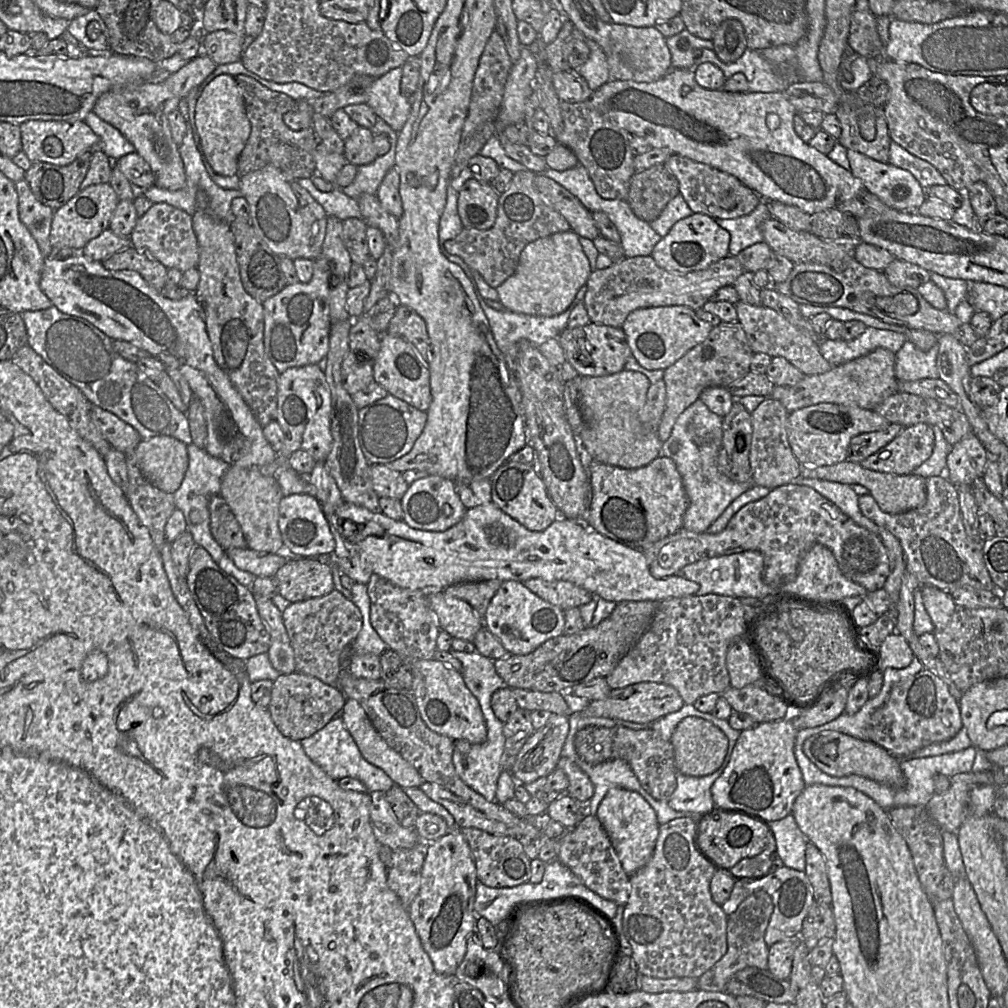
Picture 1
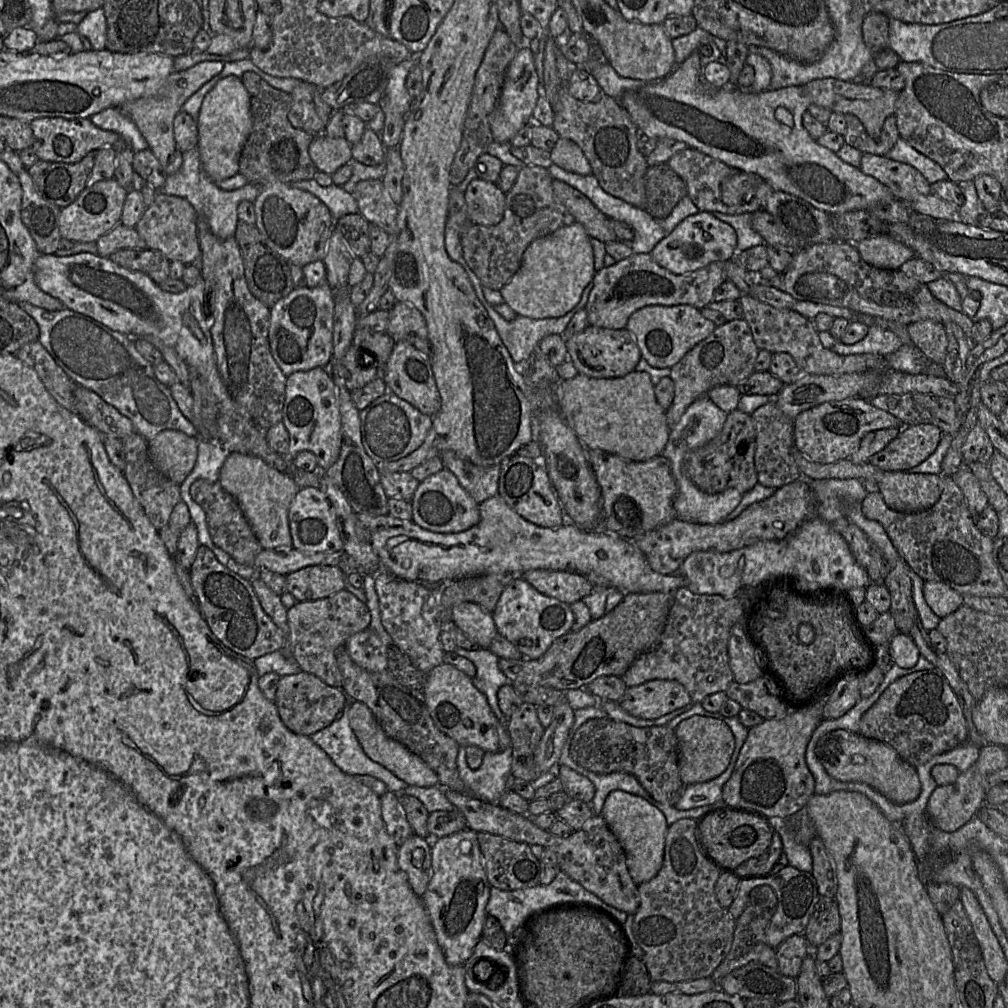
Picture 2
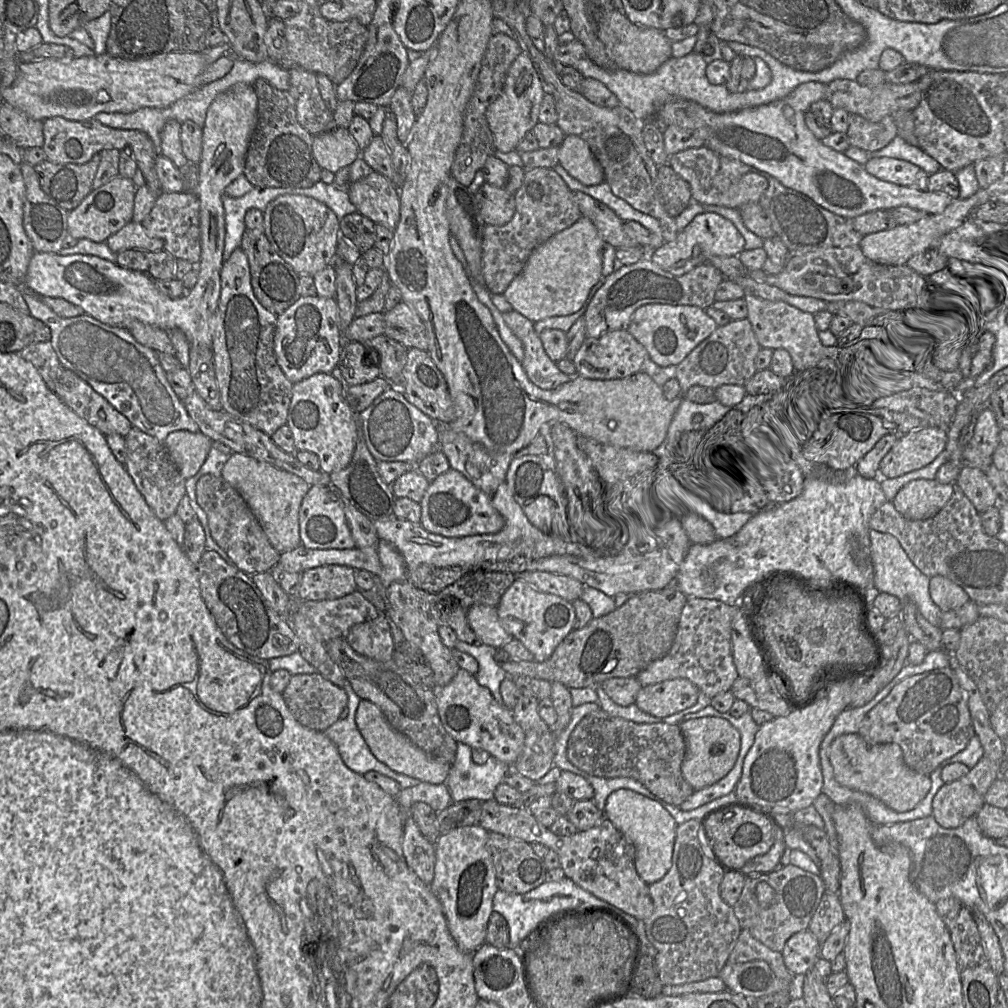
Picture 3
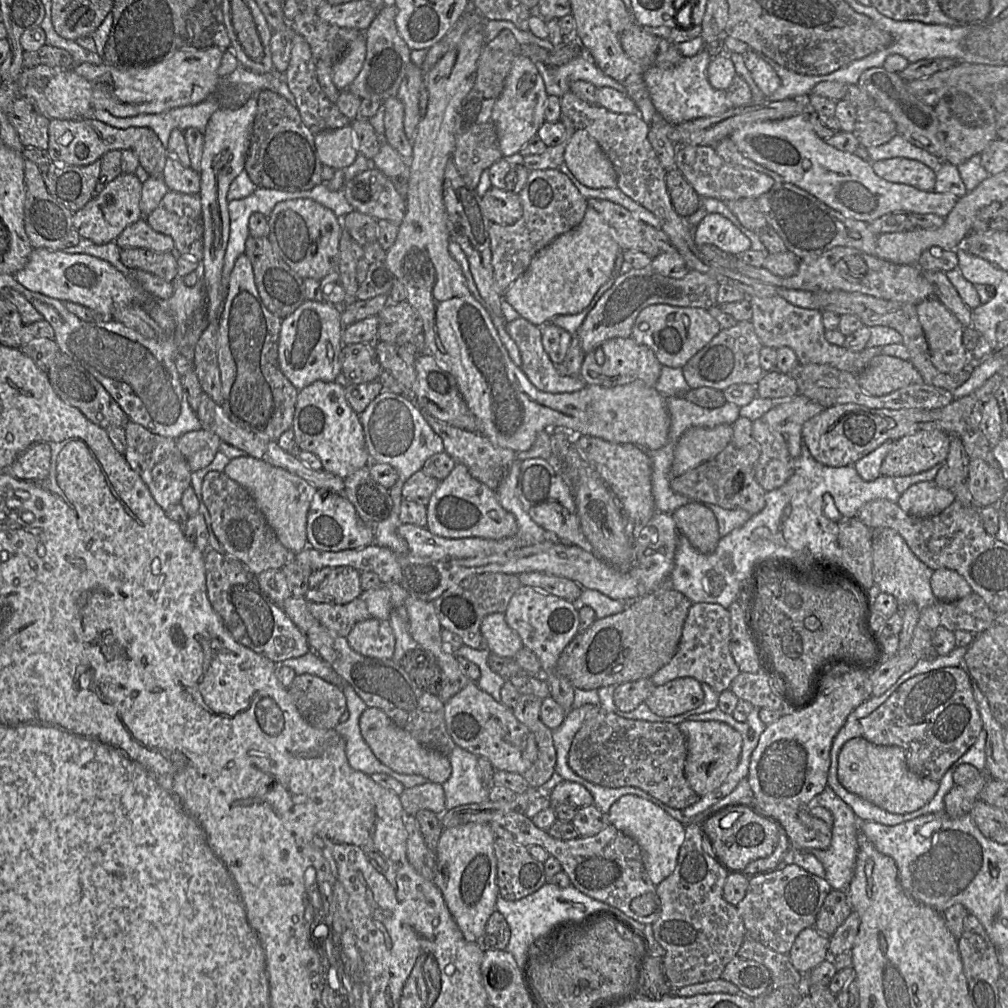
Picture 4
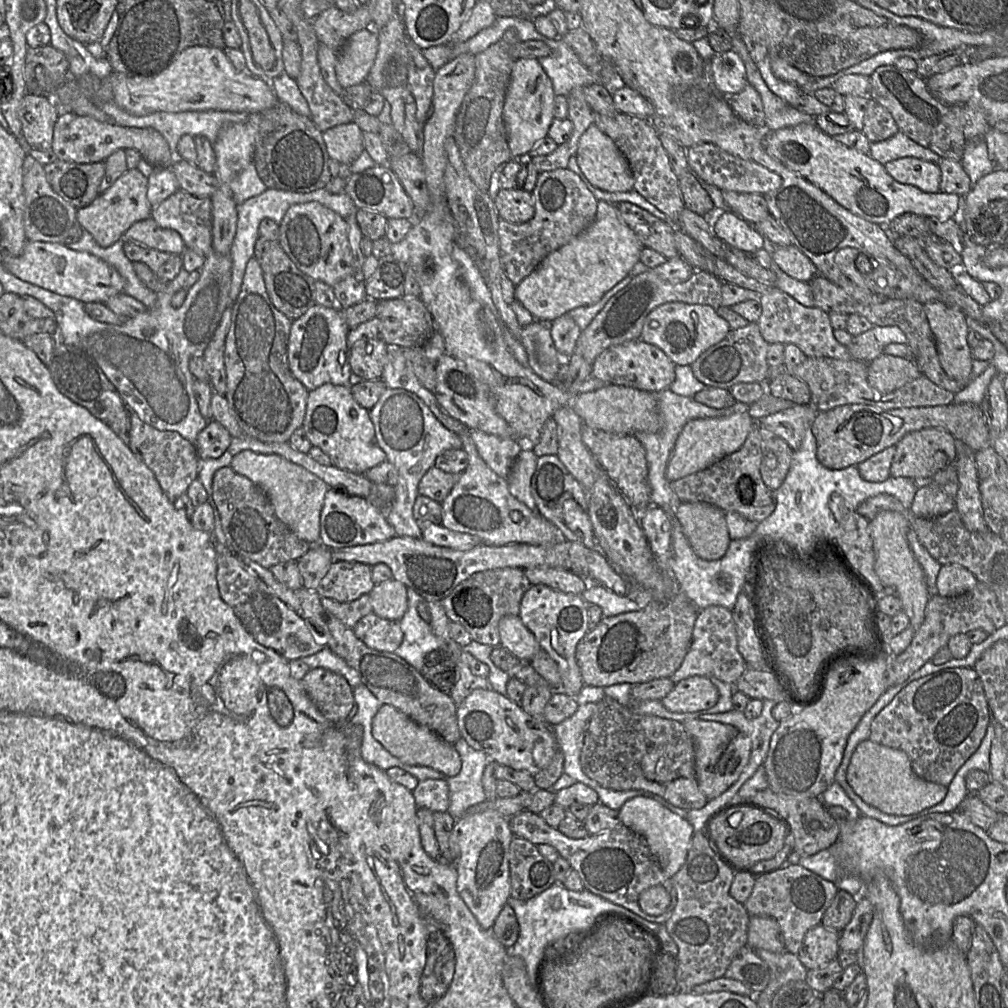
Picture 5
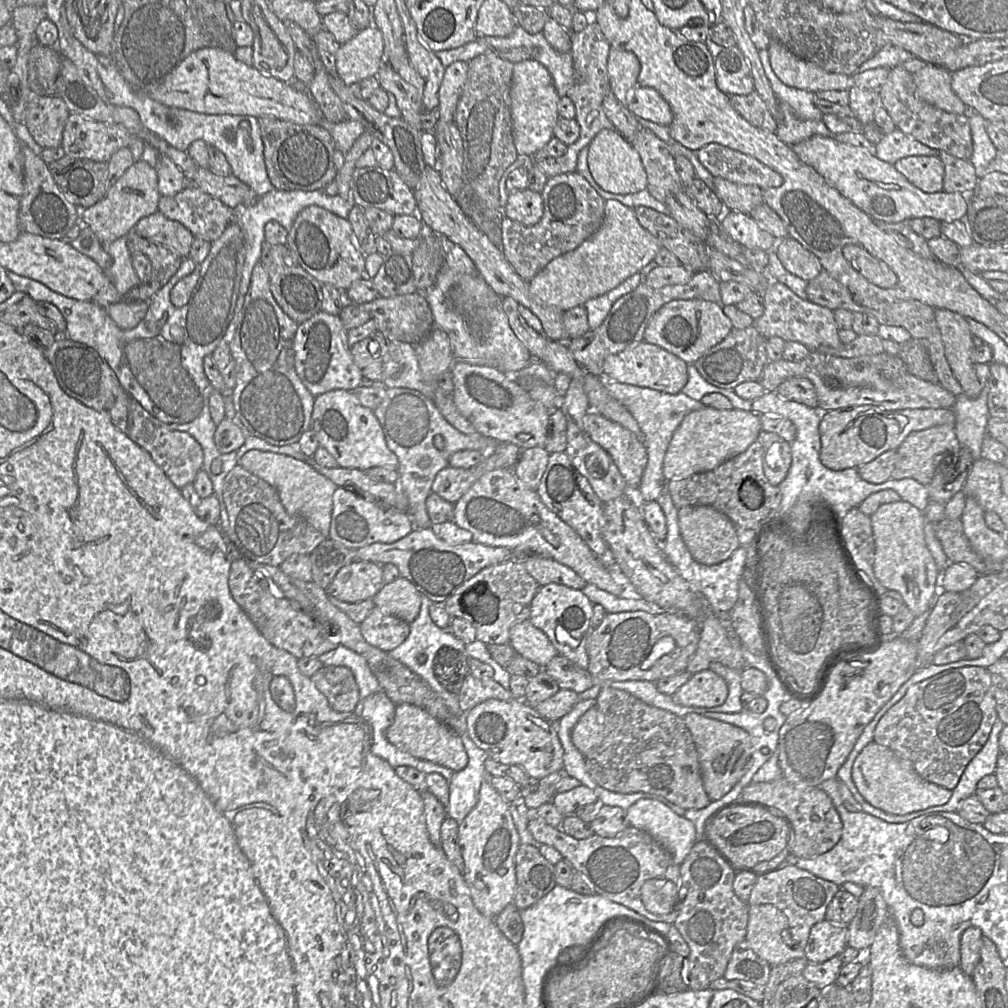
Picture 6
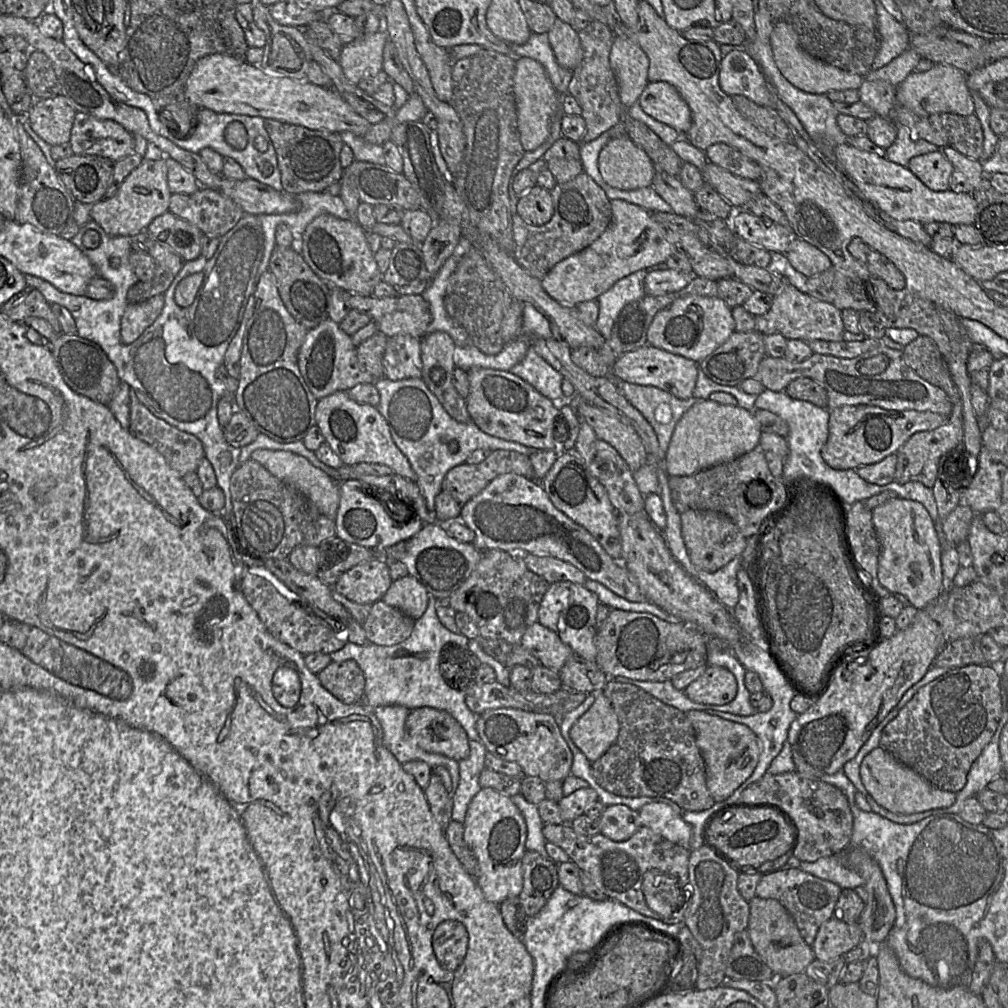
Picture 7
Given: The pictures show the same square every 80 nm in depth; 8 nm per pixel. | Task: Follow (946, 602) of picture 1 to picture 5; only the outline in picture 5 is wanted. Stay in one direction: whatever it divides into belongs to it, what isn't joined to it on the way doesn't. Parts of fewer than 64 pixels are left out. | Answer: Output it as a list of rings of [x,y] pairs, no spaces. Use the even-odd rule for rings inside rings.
[[[958,564],[943,565],[936,578],[936,592],[943,597],[955,597],[971,591],[977,584],[972,572]]]

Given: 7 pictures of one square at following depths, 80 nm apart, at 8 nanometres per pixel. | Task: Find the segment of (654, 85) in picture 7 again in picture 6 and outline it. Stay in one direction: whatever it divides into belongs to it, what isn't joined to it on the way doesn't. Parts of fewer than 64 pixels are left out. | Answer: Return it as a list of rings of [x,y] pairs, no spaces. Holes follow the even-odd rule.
[[[636,86],[627,93],[627,109],[635,116],[669,126],[673,121],[670,105],[653,88]]]

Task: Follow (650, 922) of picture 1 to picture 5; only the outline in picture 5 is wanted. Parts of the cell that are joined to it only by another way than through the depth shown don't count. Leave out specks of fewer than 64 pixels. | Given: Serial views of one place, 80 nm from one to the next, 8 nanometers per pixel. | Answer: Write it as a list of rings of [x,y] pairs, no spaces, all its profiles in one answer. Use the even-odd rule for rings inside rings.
[[[694,832],[687,857],[680,869],[670,878],[676,892],[676,903],[664,926],[678,947],[677,980],[684,990],[724,976],[737,951],[747,945],[749,914],[744,904],[729,893],[735,873],[711,850],[701,832]]]

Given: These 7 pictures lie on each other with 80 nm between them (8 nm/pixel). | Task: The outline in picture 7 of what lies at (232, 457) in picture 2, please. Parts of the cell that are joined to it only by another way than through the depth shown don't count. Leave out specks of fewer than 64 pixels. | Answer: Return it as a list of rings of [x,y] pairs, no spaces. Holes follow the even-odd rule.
[[[258,449],[251,454],[250,460],[258,462],[279,480],[301,492],[322,514],[335,519],[340,503],[339,487],[342,481],[333,480],[306,458],[288,451]]]

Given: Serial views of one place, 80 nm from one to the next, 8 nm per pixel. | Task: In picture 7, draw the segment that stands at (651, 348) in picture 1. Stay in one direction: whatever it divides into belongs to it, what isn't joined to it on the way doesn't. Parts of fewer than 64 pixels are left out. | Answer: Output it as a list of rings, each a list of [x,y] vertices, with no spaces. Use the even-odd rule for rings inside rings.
[[[689,295],[677,298],[656,314],[648,328],[647,343],[699,363],[734,331],[732,308],[723,299],[719,296]]]

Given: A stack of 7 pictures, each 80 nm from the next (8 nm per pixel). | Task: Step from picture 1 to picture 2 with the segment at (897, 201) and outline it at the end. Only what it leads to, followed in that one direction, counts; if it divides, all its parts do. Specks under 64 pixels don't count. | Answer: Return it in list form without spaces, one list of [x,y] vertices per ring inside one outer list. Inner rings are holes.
[[[863,153],[859,169],[887,186],[893,197],[909,203],[919,195],[930,194],[930,183],[913,166],[885,156]]]

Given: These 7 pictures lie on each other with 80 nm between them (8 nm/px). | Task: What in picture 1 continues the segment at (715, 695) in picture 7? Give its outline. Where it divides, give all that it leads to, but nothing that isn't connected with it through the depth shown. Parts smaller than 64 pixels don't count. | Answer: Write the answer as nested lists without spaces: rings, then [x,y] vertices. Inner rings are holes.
[[[640,682],[625,688],[612,689],[605,699],[590,701],[589,705],[580,714],[586,717],[603,717],[635,723],[649,723],[667,714],[677,712],[684,704],[678,691],[669,685]]]

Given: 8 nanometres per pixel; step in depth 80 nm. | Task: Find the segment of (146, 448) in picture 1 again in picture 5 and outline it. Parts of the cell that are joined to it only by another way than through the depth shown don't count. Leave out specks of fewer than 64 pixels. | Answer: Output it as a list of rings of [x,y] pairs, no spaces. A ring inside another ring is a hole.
[[[210,420],[198,434],[195,447],[199,459],[218,458],[228,449],[233,437],[219,422]]]

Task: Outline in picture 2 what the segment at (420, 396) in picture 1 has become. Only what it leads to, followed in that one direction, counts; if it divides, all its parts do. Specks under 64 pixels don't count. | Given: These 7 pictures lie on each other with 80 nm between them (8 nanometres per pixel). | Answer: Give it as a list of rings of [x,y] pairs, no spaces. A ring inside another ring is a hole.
[[[395,342],[388,361],[381,368],[380,377],[385,382],[387,391],[391,391],[406,400],[423,414],[433,417],[440,410],[441,398],[432,371],[431,361],[409,342]]]

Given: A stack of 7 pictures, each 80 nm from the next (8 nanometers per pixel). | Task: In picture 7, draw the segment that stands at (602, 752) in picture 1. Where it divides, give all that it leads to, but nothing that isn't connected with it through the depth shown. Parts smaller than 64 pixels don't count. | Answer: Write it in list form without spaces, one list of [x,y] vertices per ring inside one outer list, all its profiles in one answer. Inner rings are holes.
[[[608,681],[602,693],[610,701],[620,728],[615,742],[590,765],[597,784],[622,797],[667,798],[684,811],[711,808],[716,802],[706,786],[705,763],[687,714],[632,684]]]

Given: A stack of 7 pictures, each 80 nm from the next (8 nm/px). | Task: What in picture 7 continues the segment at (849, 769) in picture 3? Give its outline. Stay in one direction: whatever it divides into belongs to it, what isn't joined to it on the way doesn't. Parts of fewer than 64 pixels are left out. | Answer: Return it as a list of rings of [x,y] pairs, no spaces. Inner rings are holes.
[[[880,746],[870,751],[862,760],[860,777],[876,803],[895,814],[908,815],[935,808],[945,808],[951,806],[956,800],[955,792],[941,790],[932,785]]]

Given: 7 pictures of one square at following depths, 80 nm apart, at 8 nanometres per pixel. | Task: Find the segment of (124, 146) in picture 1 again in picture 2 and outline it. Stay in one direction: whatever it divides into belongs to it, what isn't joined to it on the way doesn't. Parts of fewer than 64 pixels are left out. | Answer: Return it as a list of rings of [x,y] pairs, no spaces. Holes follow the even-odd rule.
[[[107,108],[89,118],[97,127],[119,134],[130,151],[138,152],[149,149],[145,138],[136,124],[125,116],[119,108]]]

